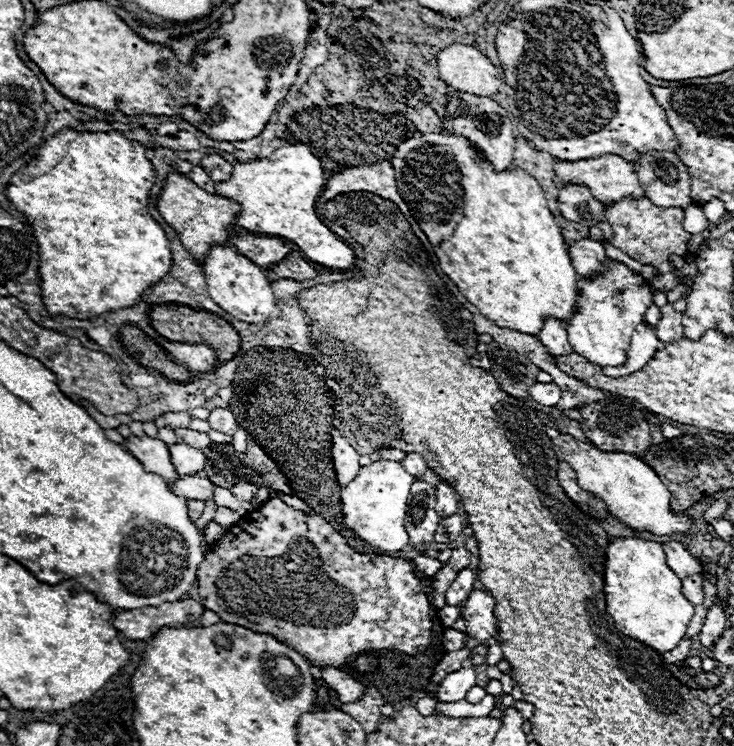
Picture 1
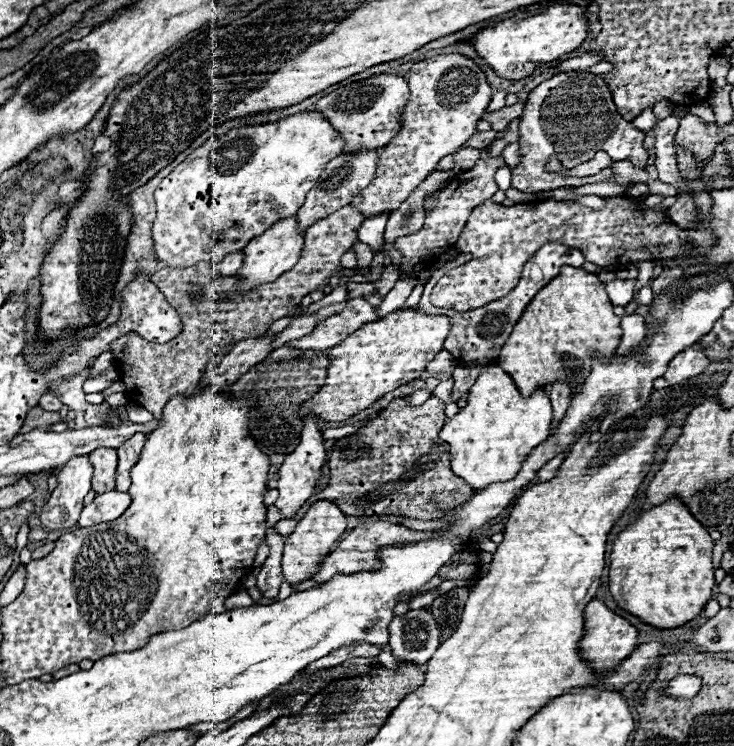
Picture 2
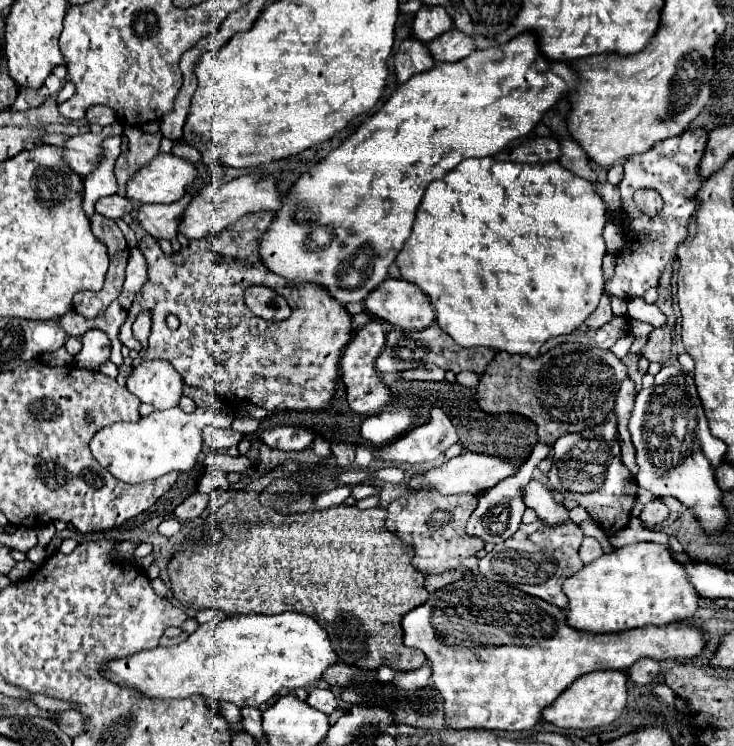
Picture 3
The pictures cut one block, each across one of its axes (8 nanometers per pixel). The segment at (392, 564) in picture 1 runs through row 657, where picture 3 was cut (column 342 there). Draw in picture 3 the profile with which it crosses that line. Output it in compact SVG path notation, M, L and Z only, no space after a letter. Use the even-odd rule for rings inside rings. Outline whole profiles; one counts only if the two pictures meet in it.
M258 212L248 214L246 218L238 220L230 230L222 234L204 236L198 240L190 240L186 248L174 254L164 254L158 242L152 236L144 236L138 244L142 250L146 264L148 264L148 282L142 288L128 312L124 326L120 328L120 340L124 346L138 350L144 360L162 358L168 360L174 370L182 376L188 386L198 386L206 392L220 394L230 402L252 402L256 406L266 408L268 412L274 410L332 410L336 384L340 378L340 356L346 350L348 342L352 340L352 314L340 304L336 298L330 296L328 288L312 282L292 286L286 278L266 270L258 254L258 240L264 236L268 226L276 220L276 212ZM262 284L274 288L280 296L288 300L292 308L290 318L280 322L268 322L252 314L252 310L244 304L244 290L248 286ZM142 310L152 310L152 332L148 338L148 348L142 350L140 342L132 334L132 324ZM174 314L180 320L176 330L166 326L166 316Z

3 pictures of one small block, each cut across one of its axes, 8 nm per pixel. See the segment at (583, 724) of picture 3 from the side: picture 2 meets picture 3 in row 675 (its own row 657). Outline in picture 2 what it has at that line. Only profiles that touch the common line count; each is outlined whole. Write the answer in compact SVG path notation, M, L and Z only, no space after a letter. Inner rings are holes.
M592 600L586 610L584 610L584 620L586 620L586 634L580 642L580 650L584 654L586 660L590 660L592 668L600 670L600 672L606 672L606 670L612 670L614 664L622 662L624 658L628 658L634 648L638 646L638 630L628 622L624 620L622 616L614 614L602 600Z

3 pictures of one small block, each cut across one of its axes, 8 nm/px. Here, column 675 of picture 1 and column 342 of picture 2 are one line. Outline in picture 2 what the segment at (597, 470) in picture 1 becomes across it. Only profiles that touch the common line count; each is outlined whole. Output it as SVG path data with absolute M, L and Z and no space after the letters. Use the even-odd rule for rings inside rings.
M330 500L314 502L304 514L304 518L296 524L294 532L286 538L284 558L282 558L286 582L296 584L296 582L308 580L314 574L314 570L318 570L318 564L326 558L326 554L330 554L330 548L334 546L334 542L346 532L346 524L348 524L346 516L342 514L342 510L338 510L334 502Z

